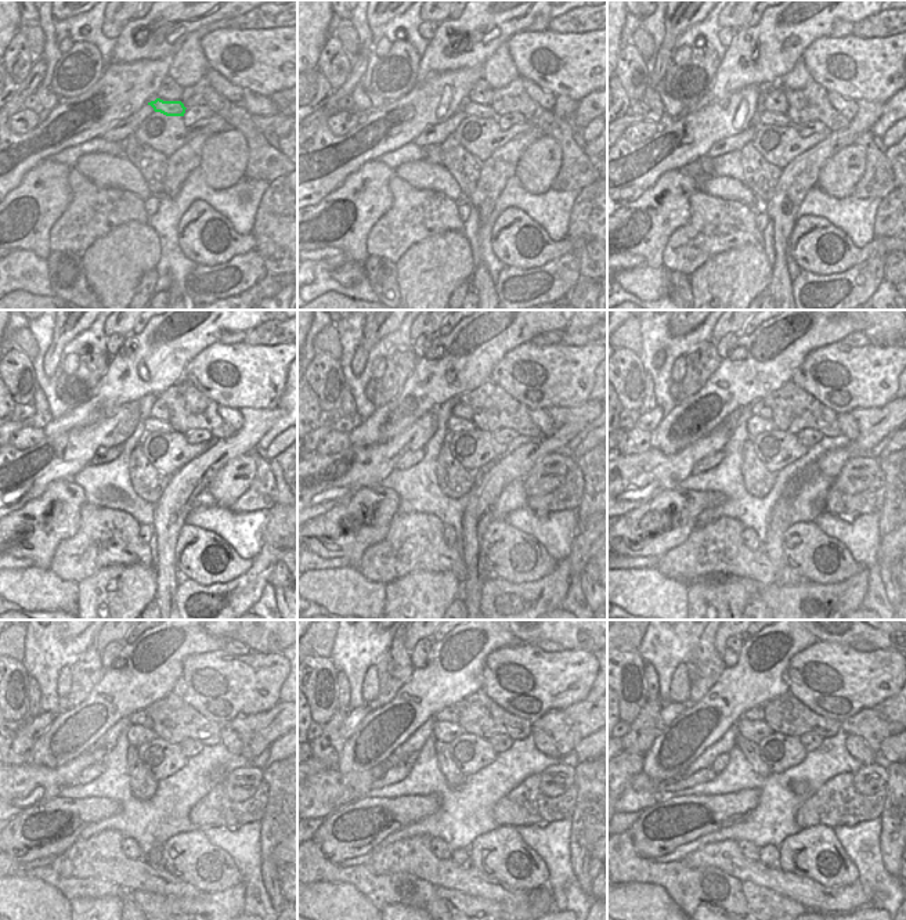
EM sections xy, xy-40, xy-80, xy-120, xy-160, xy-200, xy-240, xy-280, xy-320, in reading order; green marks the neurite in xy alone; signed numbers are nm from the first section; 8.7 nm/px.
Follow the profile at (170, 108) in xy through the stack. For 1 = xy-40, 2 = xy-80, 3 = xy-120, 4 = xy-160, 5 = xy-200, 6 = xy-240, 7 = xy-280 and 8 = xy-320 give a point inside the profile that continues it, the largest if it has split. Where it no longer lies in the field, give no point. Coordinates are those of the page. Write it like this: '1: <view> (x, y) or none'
1: xy-40 (469, 108)
2: xy-80 (768, 116)
3: xy-120 (150, 425)
4: xy-160 (455, 424)
5: xy-200 (755, 425)
6: xy-240 (137, 735)
7: xy-280 (443, 731)
8: xy-320 (755, 731)

